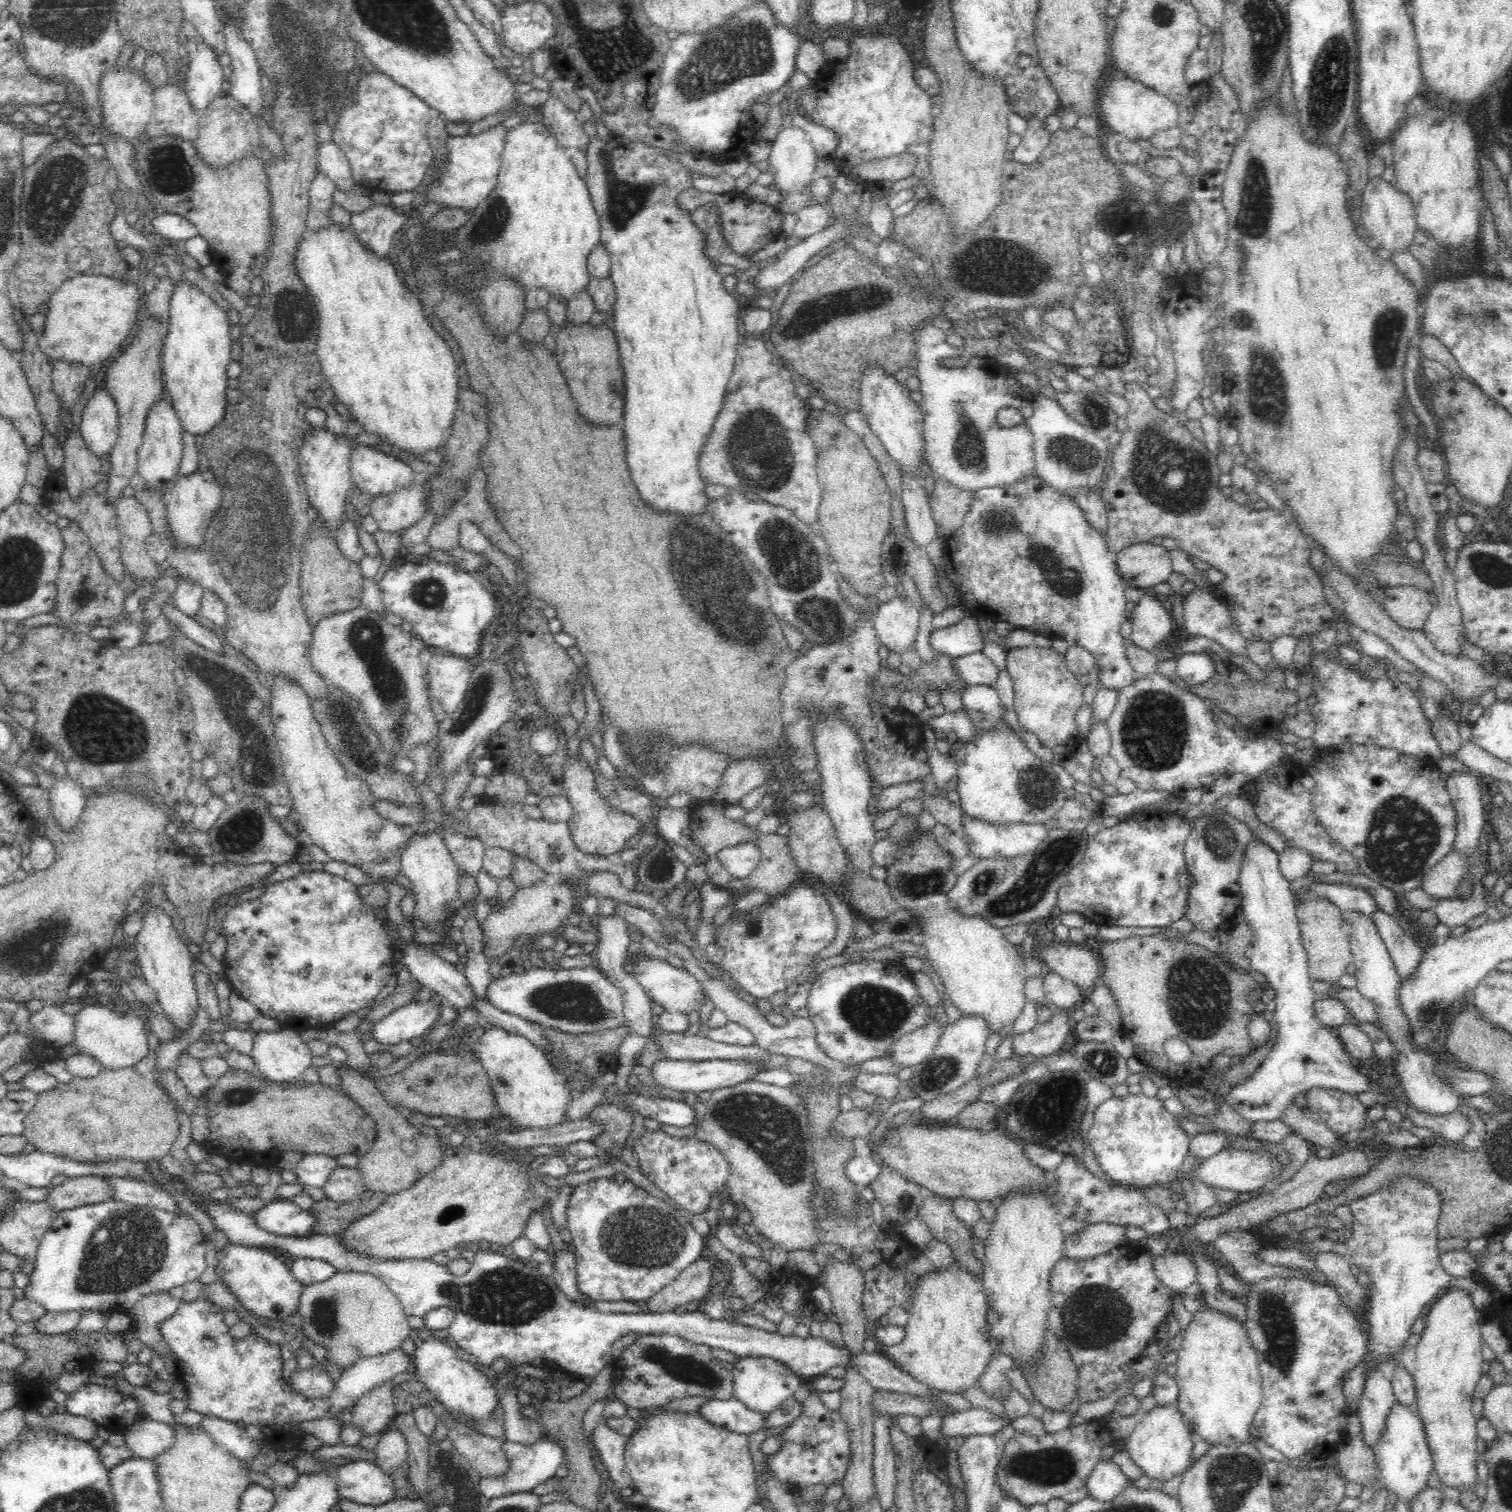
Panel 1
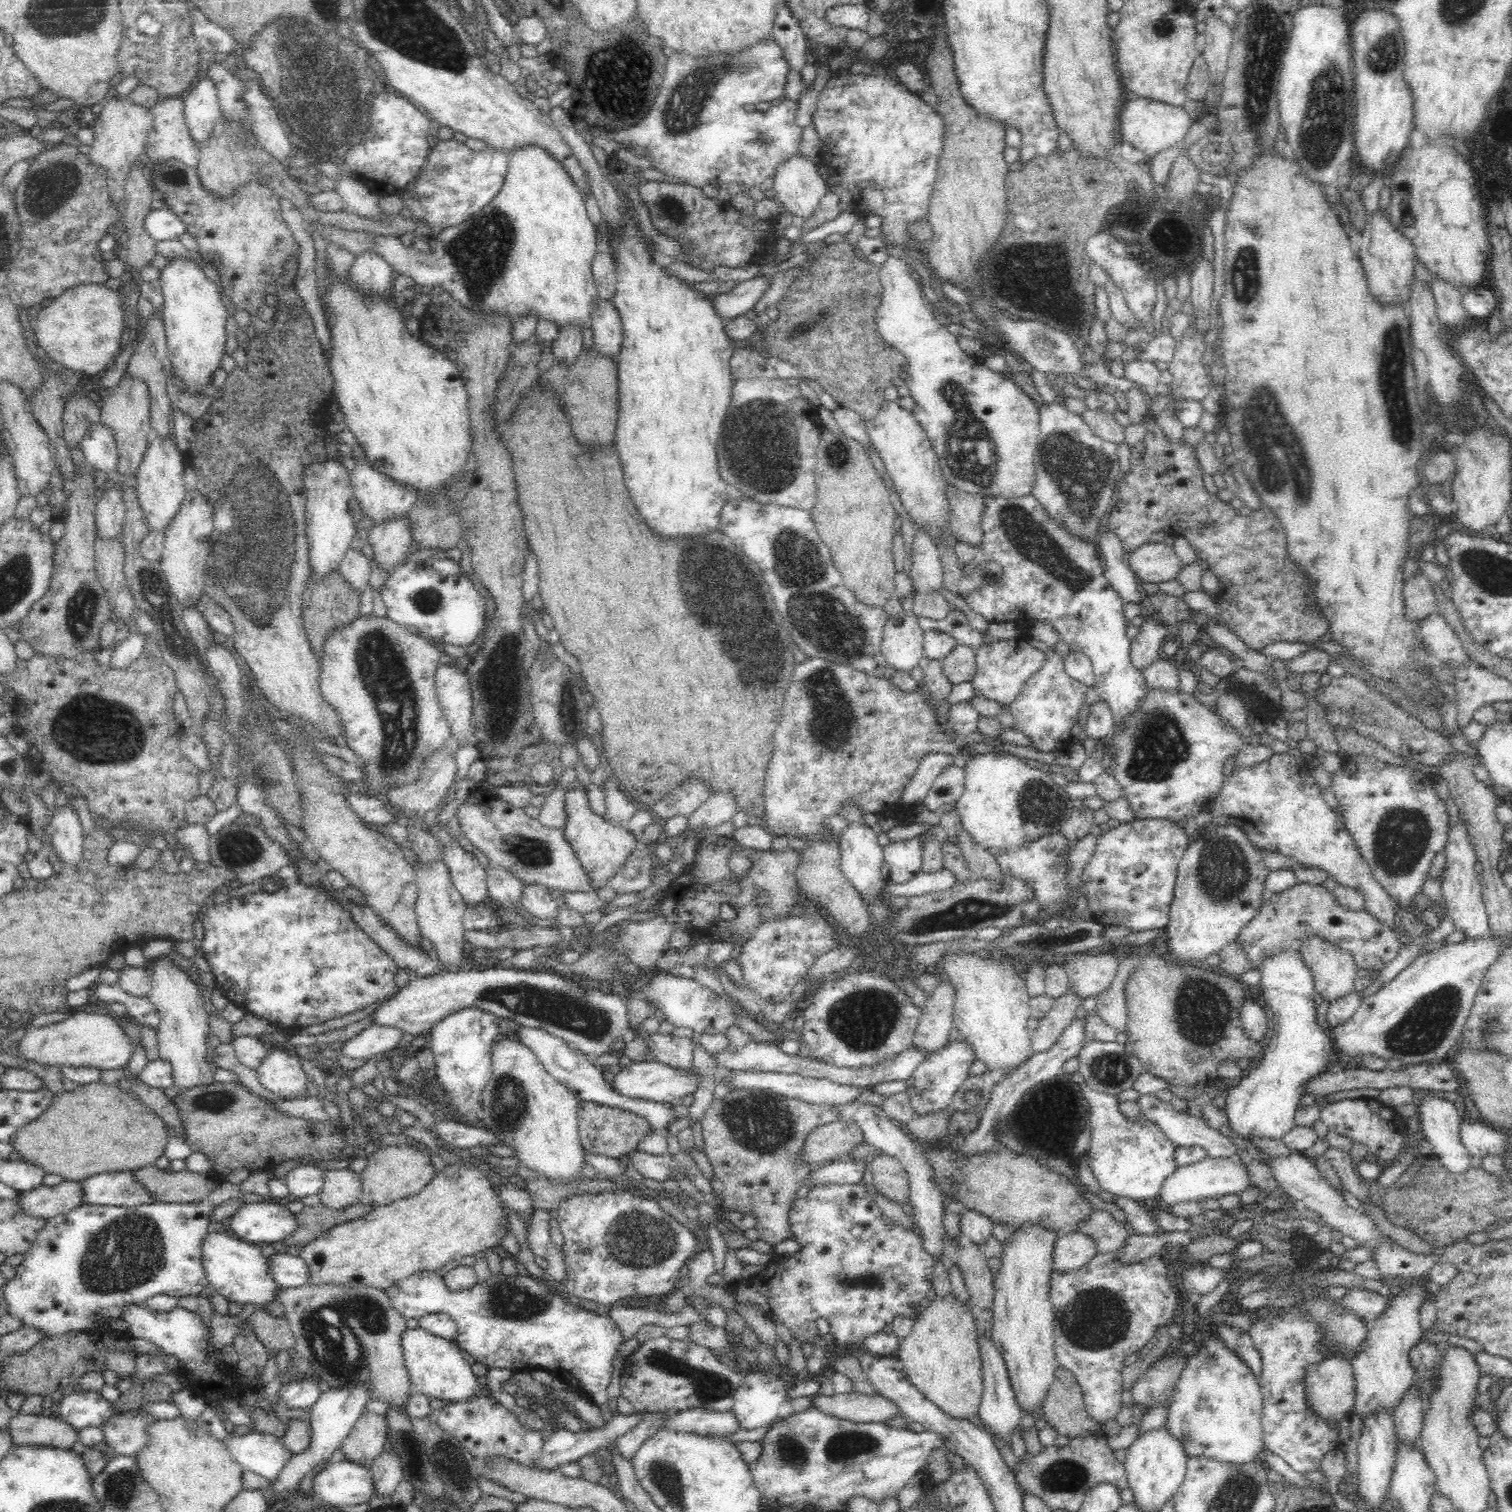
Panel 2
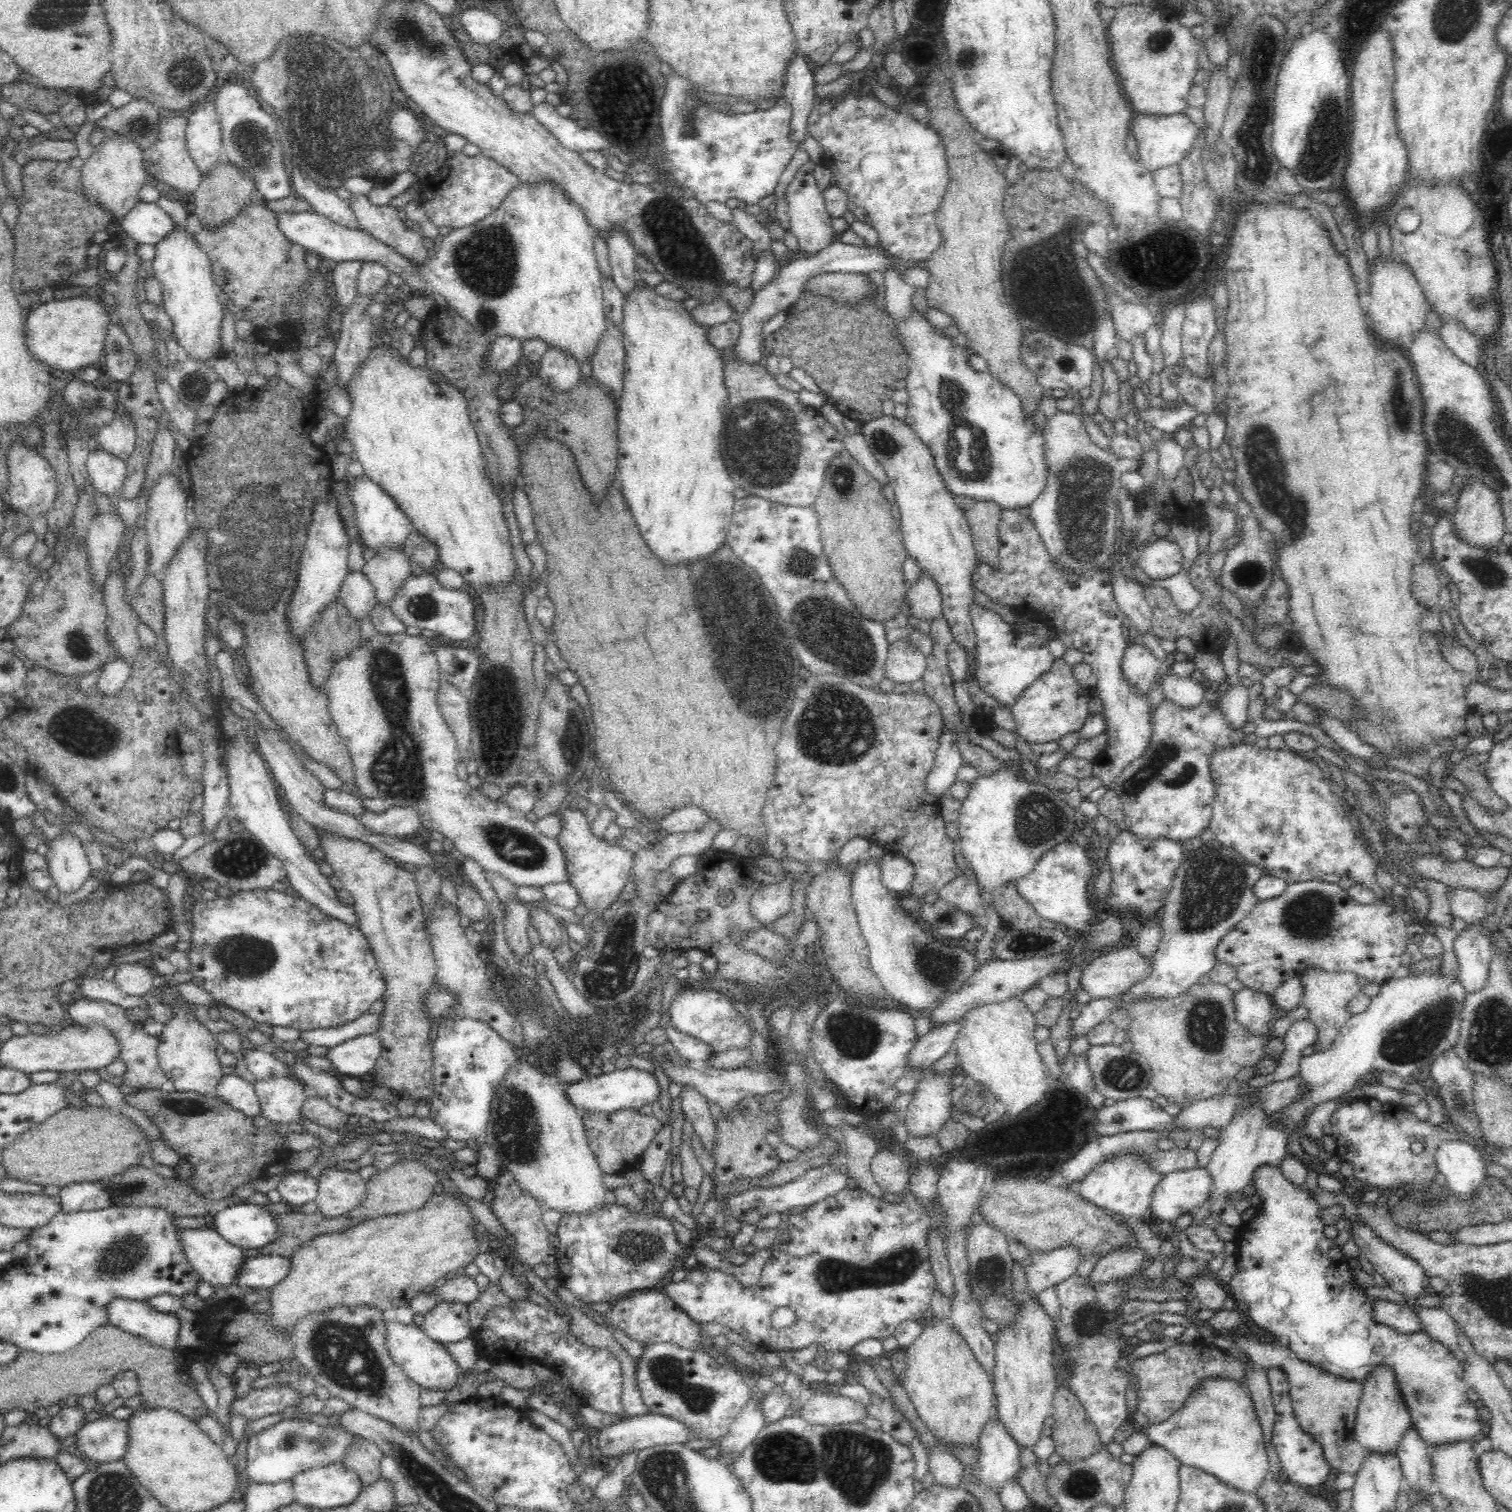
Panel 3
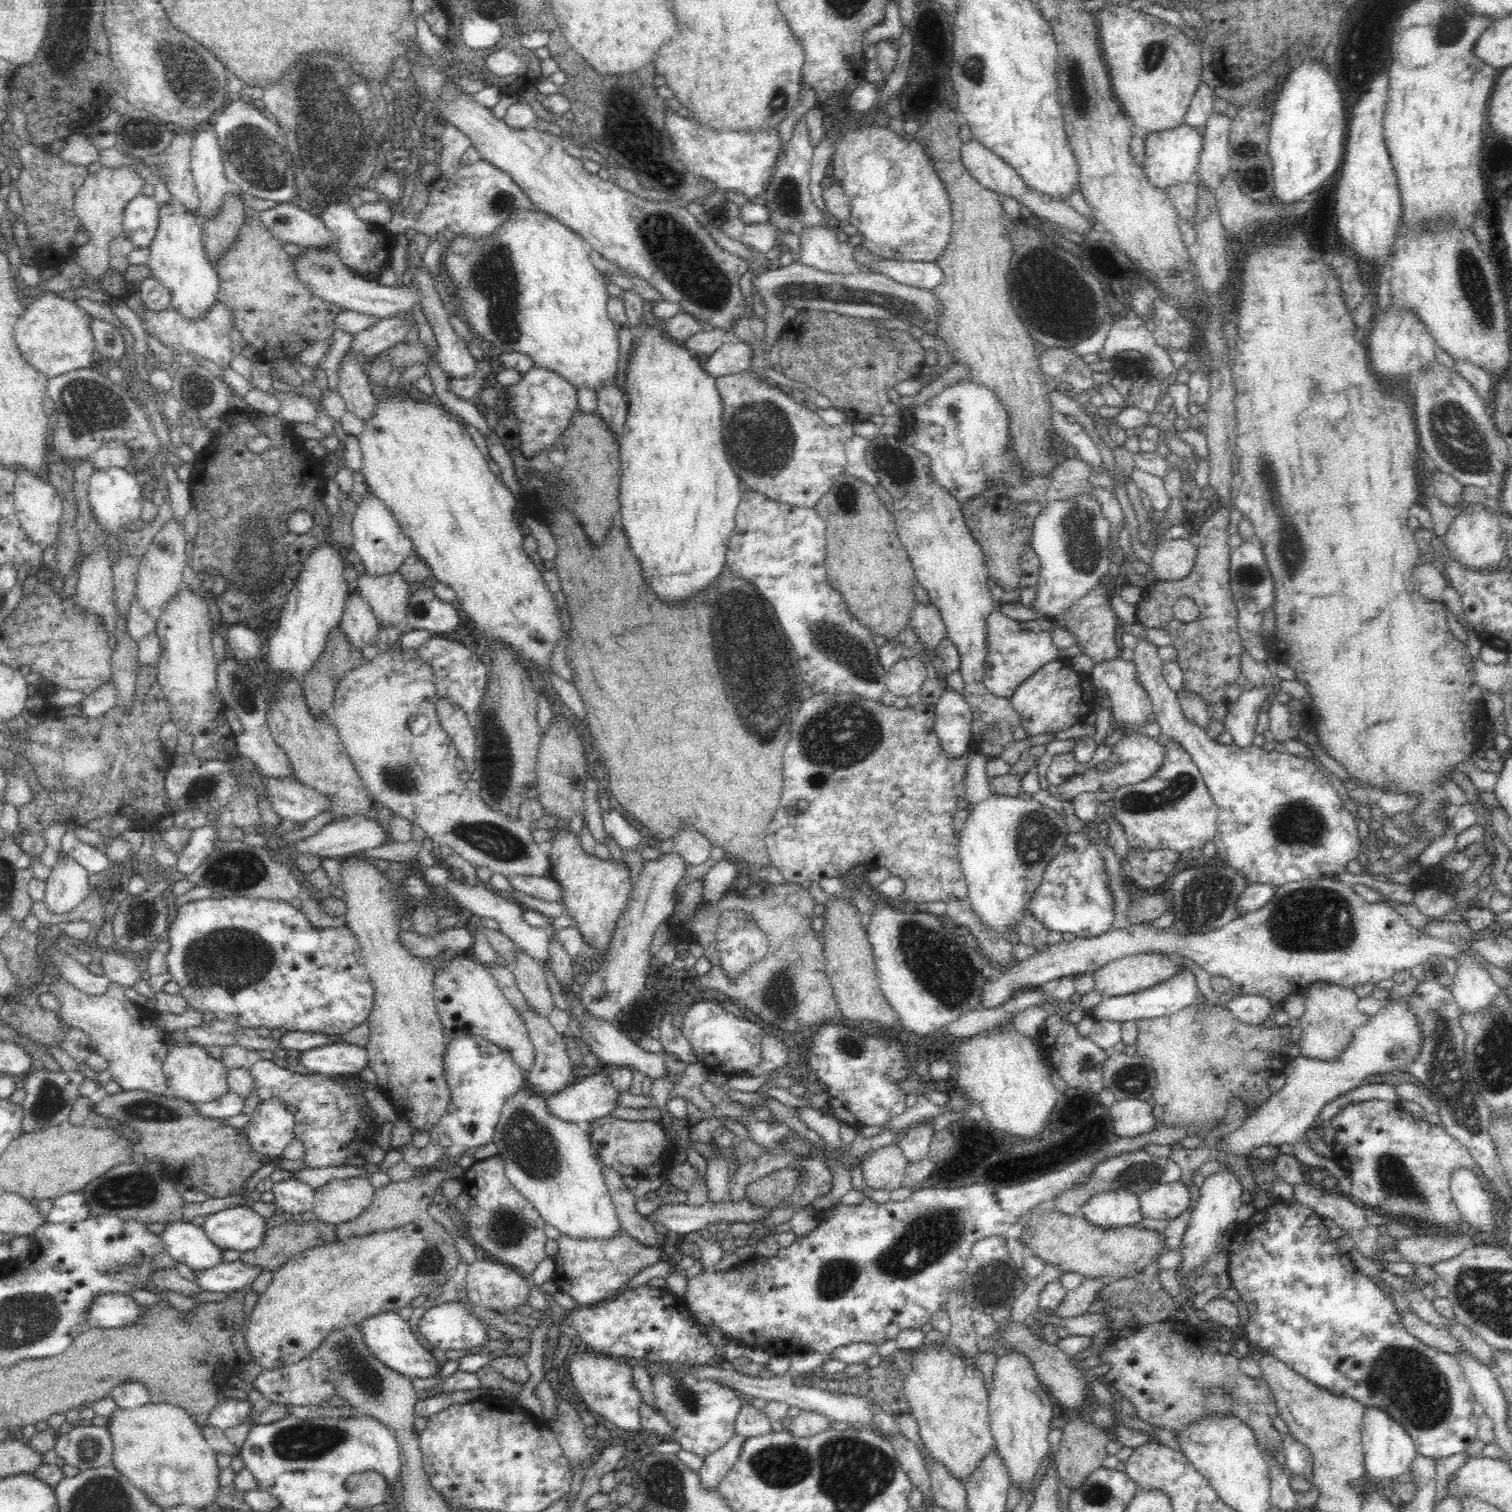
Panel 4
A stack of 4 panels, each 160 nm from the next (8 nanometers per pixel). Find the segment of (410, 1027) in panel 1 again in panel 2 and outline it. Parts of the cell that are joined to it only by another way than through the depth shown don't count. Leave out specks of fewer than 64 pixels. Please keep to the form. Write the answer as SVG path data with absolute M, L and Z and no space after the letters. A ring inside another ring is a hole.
M368 1026L340 1048L340 1055L350 1059L364 1059L378 1056L396 1049L403 1033L390 1026Z

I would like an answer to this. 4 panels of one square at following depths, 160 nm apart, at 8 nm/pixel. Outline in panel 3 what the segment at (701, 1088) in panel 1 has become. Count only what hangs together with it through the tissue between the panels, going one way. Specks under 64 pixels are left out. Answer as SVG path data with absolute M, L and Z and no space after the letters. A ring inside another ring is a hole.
M632 1067L626 1070L617 1070L610 1073L601 1073L594 1076L584 1076L578 1082L565 1084L566 1099L578 1113L588 1111L611 1113L624 1109L638 1109L645 1104L651 1104L659 1098L657 1077L644 1070Z

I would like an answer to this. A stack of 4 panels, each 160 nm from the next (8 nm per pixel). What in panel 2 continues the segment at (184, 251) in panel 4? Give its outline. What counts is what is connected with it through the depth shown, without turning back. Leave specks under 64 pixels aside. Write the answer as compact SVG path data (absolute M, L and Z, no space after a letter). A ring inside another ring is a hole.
M175 256L168 258L164 268L160 268L158 283L164 299L163 323L165 324L165 335L167 338L168 358L173 364L173 371L183 380L185 392L190 394L204 390L206 384L210 382L210 376L218 368L222 356L224 356L224 346L227 340L226 320L231 311L228 302L225 300L220 286L214 285L206 277L207 273L194 259Z

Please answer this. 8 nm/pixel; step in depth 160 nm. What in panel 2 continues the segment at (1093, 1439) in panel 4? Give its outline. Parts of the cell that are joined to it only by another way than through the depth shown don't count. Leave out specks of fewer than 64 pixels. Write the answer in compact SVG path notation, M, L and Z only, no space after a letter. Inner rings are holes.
M1064 1368L1057 1370L1042 1407L1045 1421L1060 1436L1078 1440L1099 1433L1099 1426L1088 1414L1075 1377Z

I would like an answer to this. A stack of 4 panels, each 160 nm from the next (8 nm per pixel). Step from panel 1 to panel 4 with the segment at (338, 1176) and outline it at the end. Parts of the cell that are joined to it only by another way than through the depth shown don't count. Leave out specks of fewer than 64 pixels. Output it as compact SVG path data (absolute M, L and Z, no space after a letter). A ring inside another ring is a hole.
M366 1178L334 1179L315 1189L312 1212L326 1224L345 1223L370 1206L374 1193L375 1188Z

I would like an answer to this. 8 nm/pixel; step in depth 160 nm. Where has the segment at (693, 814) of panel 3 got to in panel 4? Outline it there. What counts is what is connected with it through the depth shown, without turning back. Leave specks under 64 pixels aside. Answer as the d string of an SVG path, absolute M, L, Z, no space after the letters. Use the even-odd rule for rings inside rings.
M682 829L672 838L659 841L659 851L662 853L678 853L684 861L684 866L698 866L710 858L711 842L694 829Z

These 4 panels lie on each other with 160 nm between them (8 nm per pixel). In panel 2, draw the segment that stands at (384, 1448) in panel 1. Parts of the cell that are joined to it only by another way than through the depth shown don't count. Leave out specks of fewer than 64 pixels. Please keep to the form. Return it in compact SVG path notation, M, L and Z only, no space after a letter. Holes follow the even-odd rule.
M390 1449L374 1461L370 1471L372 1483L374 1483L374 1493L378 1497L391 1497L398 1483L403 1480L402 1465Z

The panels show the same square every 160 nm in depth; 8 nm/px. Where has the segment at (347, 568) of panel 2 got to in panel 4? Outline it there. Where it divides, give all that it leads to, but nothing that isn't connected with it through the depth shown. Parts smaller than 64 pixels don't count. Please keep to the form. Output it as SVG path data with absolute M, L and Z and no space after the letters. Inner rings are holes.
M353 586L346 601L346 608L341 618L340 628L352 647L362 652L365 647L376 644L379 637L378 621L370 605L360 596Z

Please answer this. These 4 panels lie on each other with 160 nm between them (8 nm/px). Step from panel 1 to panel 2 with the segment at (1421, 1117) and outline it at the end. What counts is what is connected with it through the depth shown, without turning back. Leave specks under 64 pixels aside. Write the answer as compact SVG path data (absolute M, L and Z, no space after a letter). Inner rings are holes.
M1470 1116L1467 1121L1461 1121L1459 1131L1462 1144L1472 1157L1483 1159L1486 1155L1498 1155L1504 1158L1510 1152L1504 1131L1474 1116Z

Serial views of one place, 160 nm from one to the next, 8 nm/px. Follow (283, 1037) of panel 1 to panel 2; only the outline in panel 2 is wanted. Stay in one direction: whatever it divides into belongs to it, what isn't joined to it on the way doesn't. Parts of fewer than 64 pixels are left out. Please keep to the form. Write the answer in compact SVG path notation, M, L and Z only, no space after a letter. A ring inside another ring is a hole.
M273 1048L257 1068L258 1081L264 1089L282 1098L296 1099L308 1094L308 1080L301 1059L288 1048Z

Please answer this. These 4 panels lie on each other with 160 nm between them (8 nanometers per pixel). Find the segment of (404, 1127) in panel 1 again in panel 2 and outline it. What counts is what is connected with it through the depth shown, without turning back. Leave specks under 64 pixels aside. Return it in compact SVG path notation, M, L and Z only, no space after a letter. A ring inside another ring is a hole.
M412 1142L408 1146L386 1145L366 1159L366 1170L360 1174L363 1187L358 1202L376 1207L416 1196L436 1174L426 1150Z

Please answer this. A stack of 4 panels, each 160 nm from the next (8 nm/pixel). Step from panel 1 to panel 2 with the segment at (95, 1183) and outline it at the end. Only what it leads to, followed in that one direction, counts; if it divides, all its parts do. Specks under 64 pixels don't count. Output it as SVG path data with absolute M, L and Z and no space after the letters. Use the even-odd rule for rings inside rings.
M64 1180L54 1186L39 1186L34 1190L19 1193L14 1201L22 1209L22 1213L48 1220L82 1205L82 1183Z

